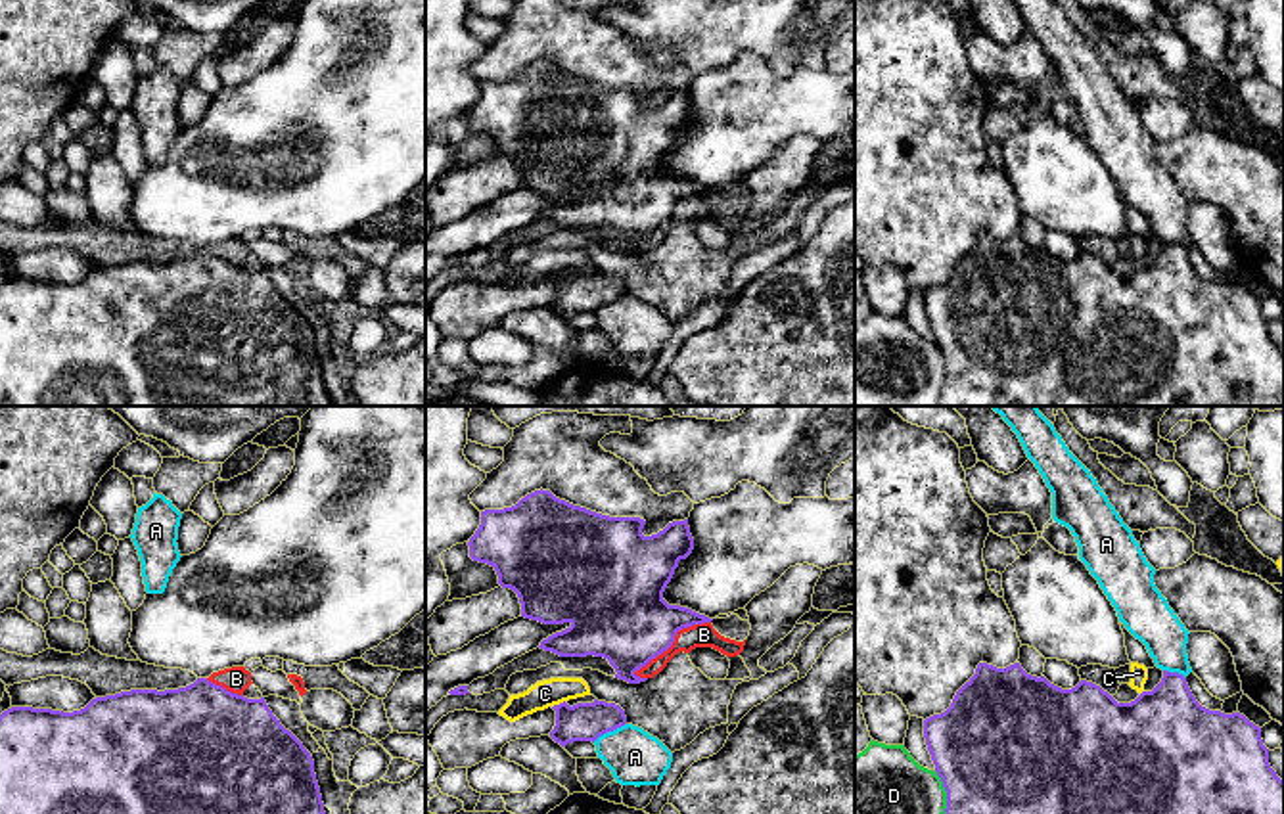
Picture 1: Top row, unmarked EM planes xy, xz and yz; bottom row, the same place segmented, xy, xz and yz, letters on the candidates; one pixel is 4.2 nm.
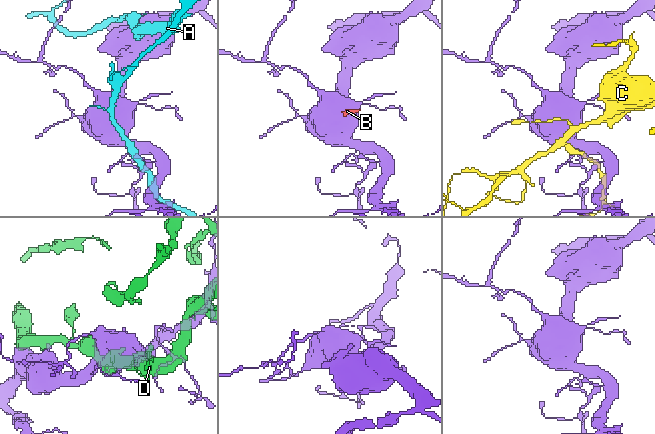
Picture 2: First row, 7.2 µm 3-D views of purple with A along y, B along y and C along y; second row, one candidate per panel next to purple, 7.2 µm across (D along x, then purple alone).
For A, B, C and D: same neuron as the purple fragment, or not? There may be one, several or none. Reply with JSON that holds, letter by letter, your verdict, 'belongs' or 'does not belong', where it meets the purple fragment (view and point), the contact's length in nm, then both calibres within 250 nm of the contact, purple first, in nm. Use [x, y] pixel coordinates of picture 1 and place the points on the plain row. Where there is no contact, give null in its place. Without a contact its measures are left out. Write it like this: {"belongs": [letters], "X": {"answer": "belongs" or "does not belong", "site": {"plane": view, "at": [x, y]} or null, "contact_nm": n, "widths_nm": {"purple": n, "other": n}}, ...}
{"belongs": [], "A": {"answer": "does not belong", "site": {"plane": "xz", "at": [608, 301]}, "contact_nm": 170, "widths_nm": {"purple": 160, "other": 240}}, "B": {"answer": "does not belong", "site": {"plane": "xz", "at": [673, 211]}, "contact_nm": 400, "widths_nm": {"purple": 380, "other": 100}}, "C": {"answer": "does not belong", "site": {"plane": "xz", "at": [560, 274]}, "contact_nm": 70, "widths_nm": {"purple": 160, "other": 120}}, "D": {"answer": "does not belong", "site": {"plane": "yz", "at": [947, 374]}, "contact_nm": 280, "widths_nm": {"purple": 500, "other": 460}}}

